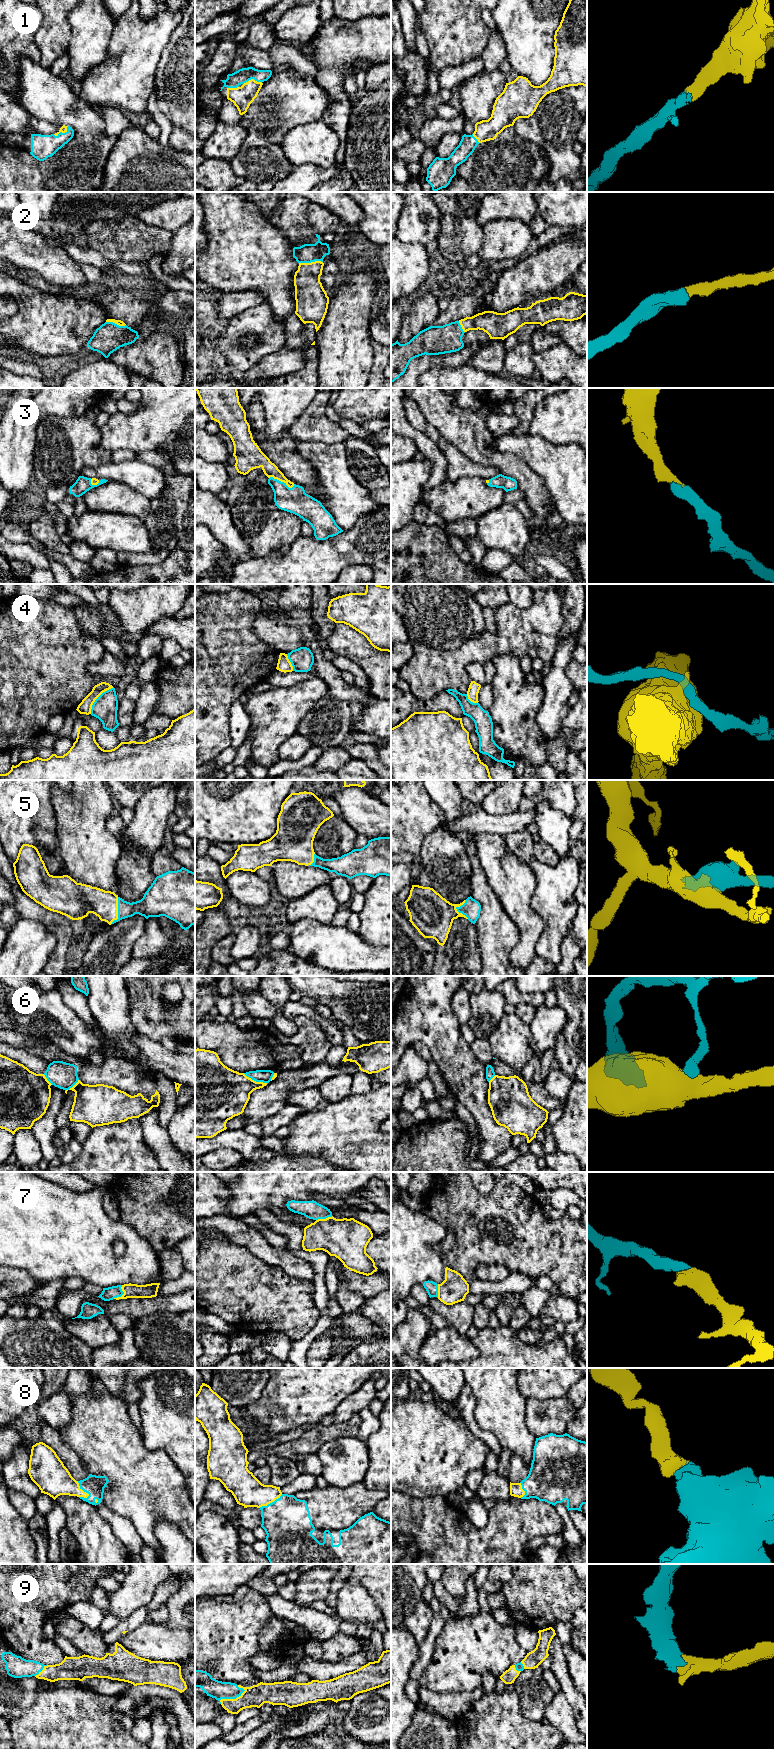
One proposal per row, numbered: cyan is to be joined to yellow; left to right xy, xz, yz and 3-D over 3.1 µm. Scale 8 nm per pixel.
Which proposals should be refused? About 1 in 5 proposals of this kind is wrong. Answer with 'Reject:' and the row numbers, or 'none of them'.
Reject: 4, 6

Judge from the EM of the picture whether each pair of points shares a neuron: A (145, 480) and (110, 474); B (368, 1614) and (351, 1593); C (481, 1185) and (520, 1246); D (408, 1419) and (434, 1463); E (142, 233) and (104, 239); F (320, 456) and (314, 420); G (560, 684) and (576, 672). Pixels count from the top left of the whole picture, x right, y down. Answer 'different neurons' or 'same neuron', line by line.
A: same neuron
B: same neuron
C: different neurons
D: same neuron
E: same neuron
F: different neurons
G: different neurons

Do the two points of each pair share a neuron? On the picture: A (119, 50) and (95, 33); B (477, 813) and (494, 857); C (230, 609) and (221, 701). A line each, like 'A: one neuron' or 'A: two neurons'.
A: two neurons
B: two neurons
C: one neuron

